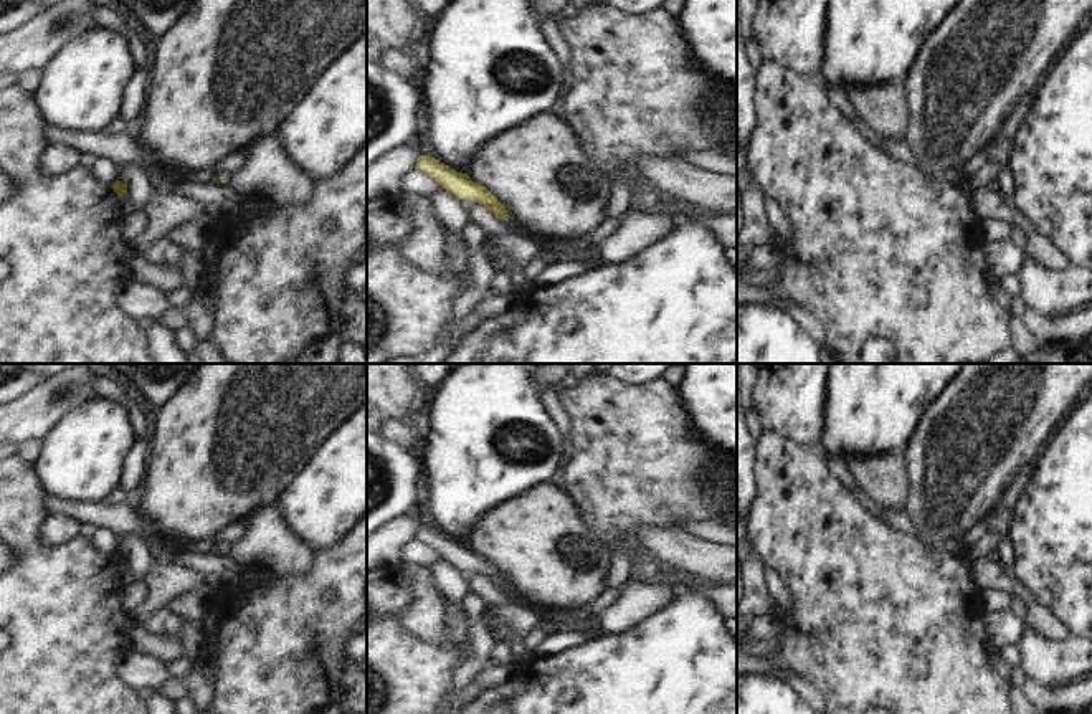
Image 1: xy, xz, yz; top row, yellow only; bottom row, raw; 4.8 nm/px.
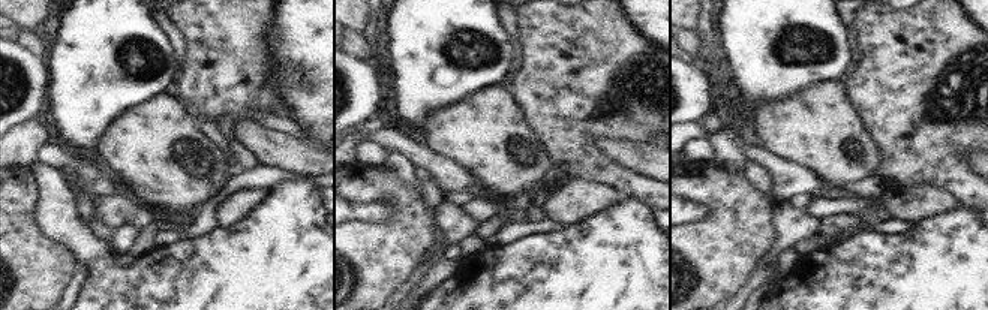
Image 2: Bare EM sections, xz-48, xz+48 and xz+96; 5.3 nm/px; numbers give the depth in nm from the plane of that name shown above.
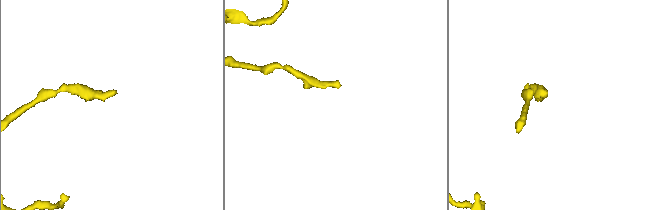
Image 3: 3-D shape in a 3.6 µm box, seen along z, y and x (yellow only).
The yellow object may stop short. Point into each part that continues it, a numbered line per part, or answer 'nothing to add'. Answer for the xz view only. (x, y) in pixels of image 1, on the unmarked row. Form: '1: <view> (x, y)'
nothing to add

